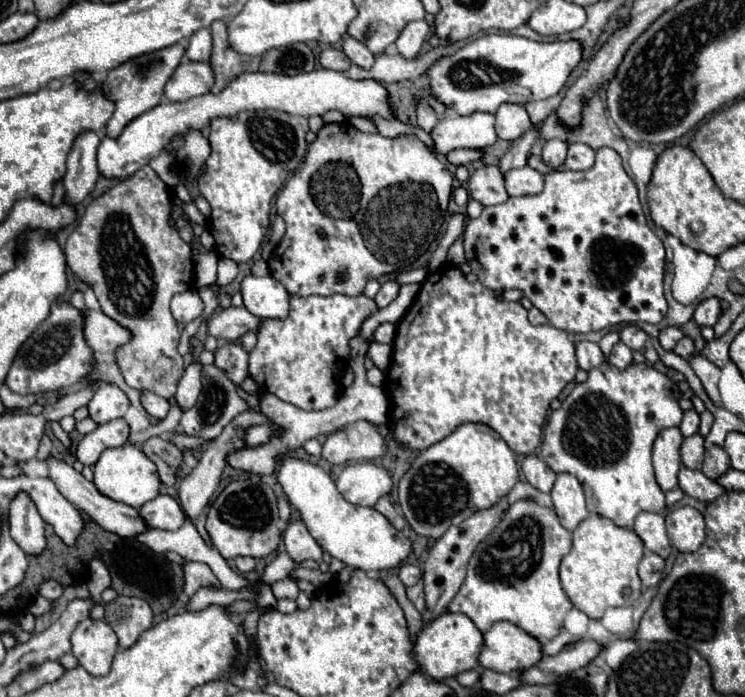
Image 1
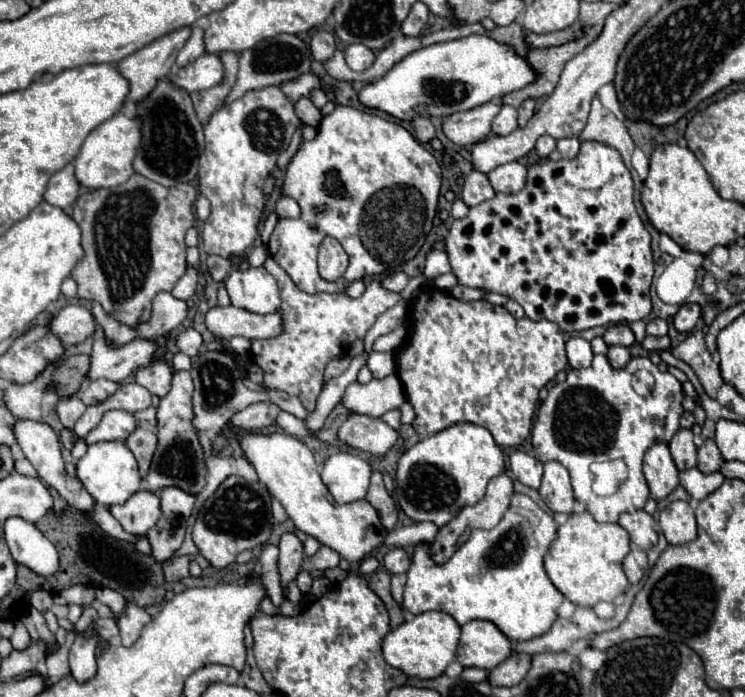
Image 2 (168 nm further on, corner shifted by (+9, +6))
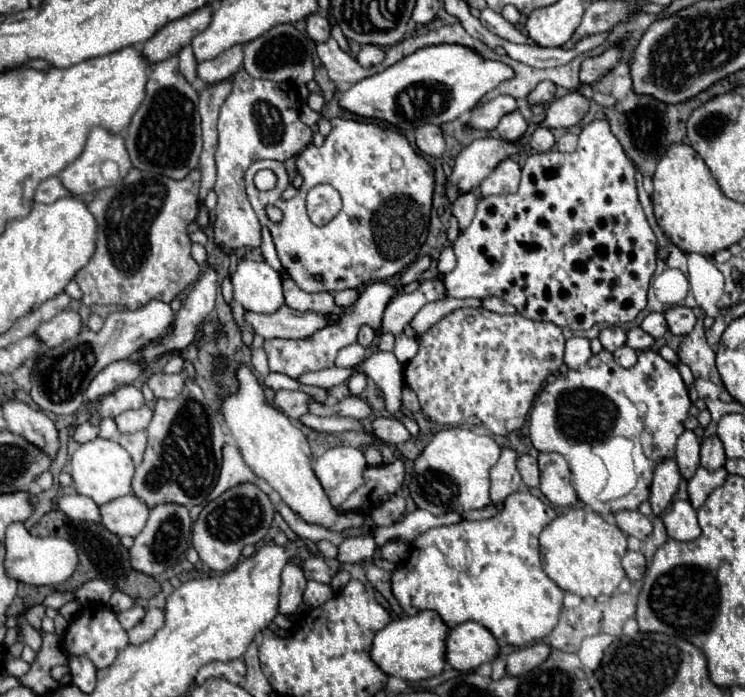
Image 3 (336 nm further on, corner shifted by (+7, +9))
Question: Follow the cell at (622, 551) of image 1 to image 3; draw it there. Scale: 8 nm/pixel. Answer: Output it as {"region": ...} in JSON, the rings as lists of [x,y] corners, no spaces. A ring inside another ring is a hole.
{"region":[[[568,509],[546,525],[540,533],[540,553],[544,573],[560,589],[580,597],[612,595],[626,577],[620,565],[626,553],[626,535],[592,509]]]}

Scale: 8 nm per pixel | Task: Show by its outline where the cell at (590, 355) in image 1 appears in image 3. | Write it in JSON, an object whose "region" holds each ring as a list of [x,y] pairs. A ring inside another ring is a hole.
{"region":[[[570,337],[566,341],[564,363],[570,369],[582,369],[588,363],[590,357],[592,357],[592,351],[590,351],[590,341],[588,339],[584,339],[584,337]]]}

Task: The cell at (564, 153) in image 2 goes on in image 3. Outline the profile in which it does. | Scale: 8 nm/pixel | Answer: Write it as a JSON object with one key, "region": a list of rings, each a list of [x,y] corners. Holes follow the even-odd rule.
{"region":[[[564,133],[558,141],[556,141],[556,149],[558,151],[574,151],[576,149],[576,145],[578,145],[578,137],[576,135],[572,135],[572,133]]]}

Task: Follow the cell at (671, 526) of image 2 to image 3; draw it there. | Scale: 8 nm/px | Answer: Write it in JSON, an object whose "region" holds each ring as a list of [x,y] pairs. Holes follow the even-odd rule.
{"region":[[[676,499],[670,509],[662,515],[666,531],[676,541],[692,541],[700,535],[696,511],[688,501]]]}

